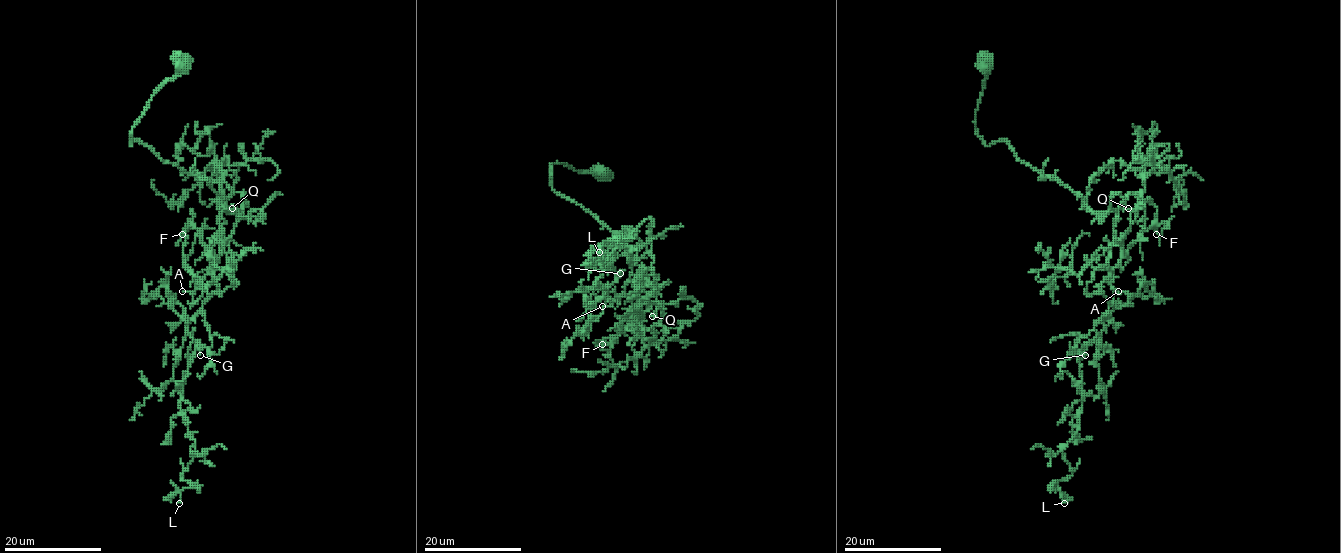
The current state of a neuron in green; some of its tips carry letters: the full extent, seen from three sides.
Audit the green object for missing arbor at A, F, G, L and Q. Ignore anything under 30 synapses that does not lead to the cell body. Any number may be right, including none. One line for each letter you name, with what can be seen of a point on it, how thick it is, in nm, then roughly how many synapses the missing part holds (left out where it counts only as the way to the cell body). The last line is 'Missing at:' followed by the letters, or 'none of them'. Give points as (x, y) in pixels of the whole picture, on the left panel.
A: at (182, 291); 150 nm thick; about 45 synapses
Missing at: A

